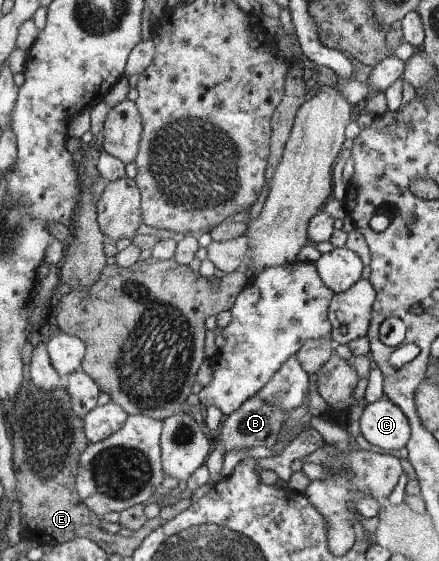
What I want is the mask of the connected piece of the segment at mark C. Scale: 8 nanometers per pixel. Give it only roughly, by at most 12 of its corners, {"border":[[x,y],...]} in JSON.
{"border":[[385,397],[364,409],[360,432],[382,450],[411,438],[407,415]]}

